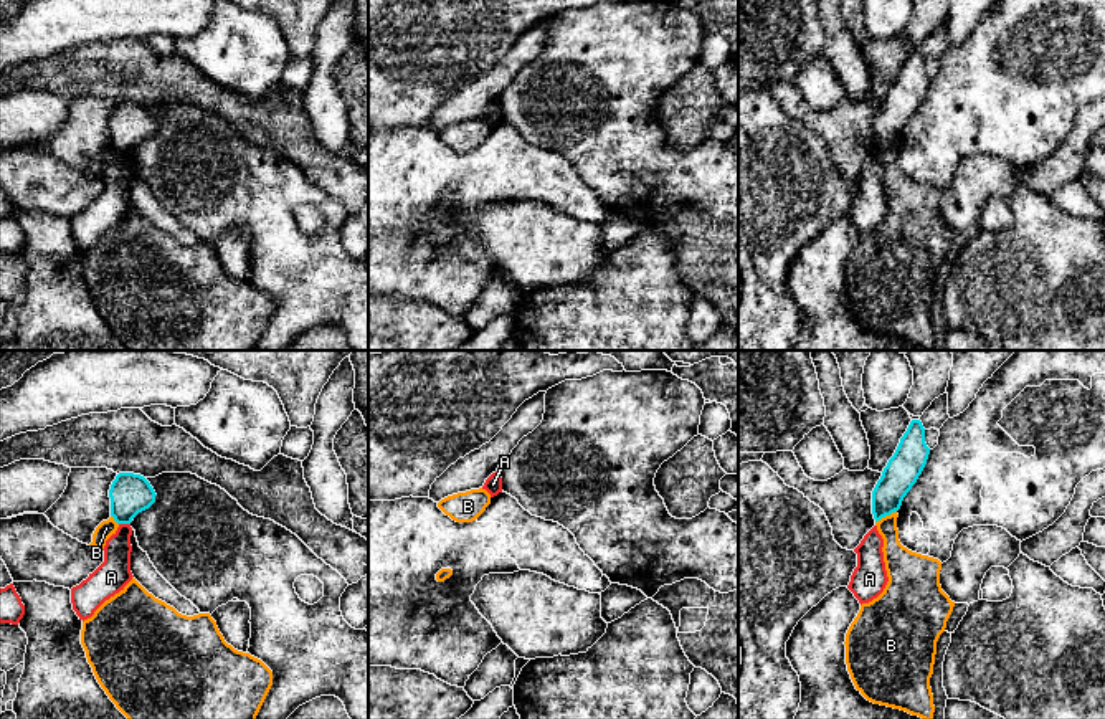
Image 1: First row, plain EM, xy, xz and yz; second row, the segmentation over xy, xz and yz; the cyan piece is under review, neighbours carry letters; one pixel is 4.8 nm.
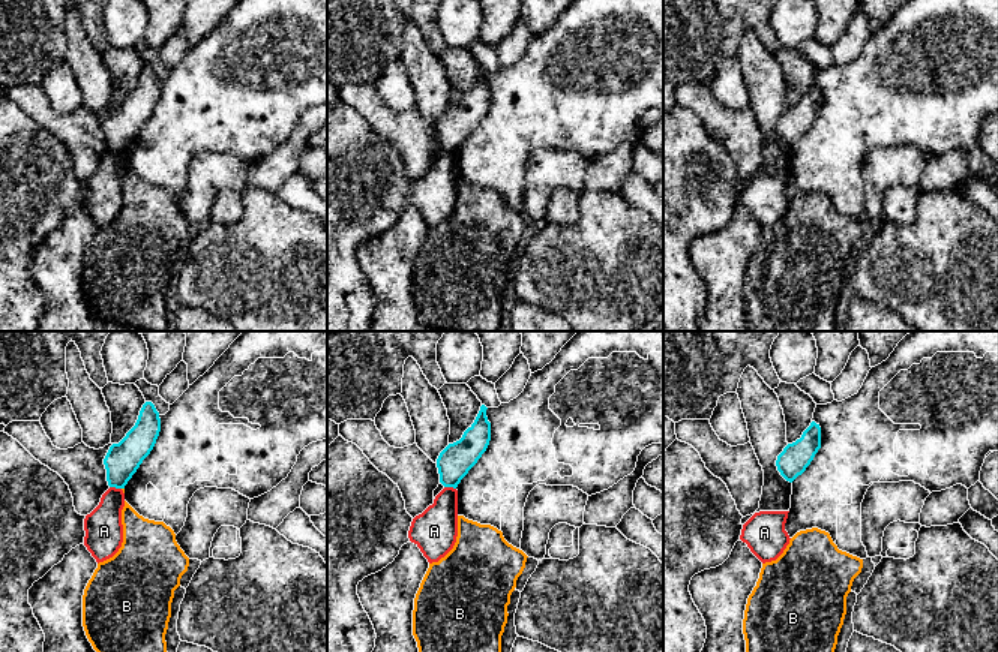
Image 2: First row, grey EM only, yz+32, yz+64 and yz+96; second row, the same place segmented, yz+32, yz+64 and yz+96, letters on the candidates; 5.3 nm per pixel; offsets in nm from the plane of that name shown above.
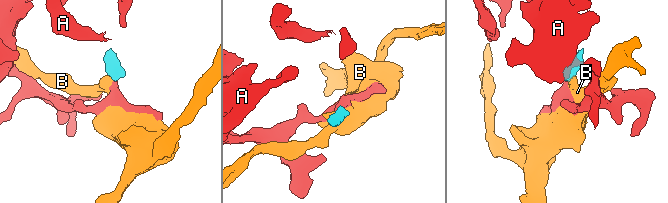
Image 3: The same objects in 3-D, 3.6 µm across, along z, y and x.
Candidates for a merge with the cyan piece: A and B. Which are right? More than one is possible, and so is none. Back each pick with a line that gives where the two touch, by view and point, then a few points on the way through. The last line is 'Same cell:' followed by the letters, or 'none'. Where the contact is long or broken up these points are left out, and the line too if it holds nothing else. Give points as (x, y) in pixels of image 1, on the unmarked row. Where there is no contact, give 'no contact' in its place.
Same cell: none

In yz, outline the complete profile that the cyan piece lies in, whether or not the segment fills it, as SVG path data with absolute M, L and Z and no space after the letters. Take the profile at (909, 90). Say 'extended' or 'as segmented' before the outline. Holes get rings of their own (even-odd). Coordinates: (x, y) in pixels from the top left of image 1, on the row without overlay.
extended; M945 21L932 31L918 50L910 51L872 121L875 152L900 139L903 127L917 112L930 84L925 61L930 58L940 60L948 48L948 23Z

